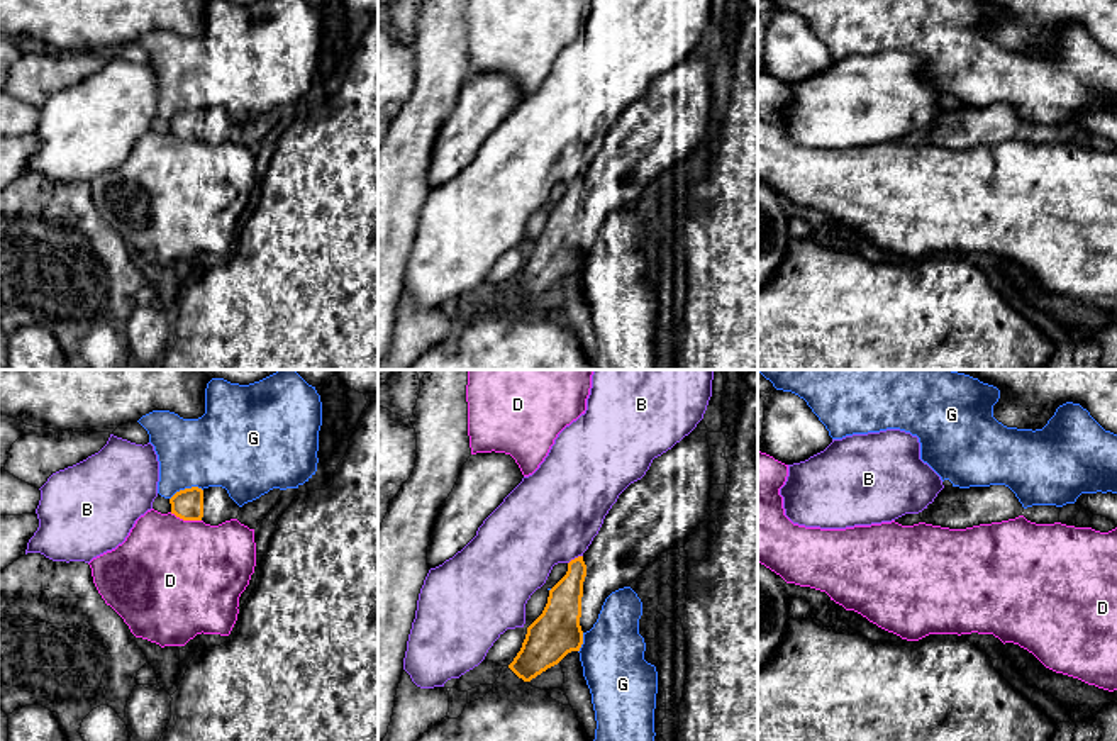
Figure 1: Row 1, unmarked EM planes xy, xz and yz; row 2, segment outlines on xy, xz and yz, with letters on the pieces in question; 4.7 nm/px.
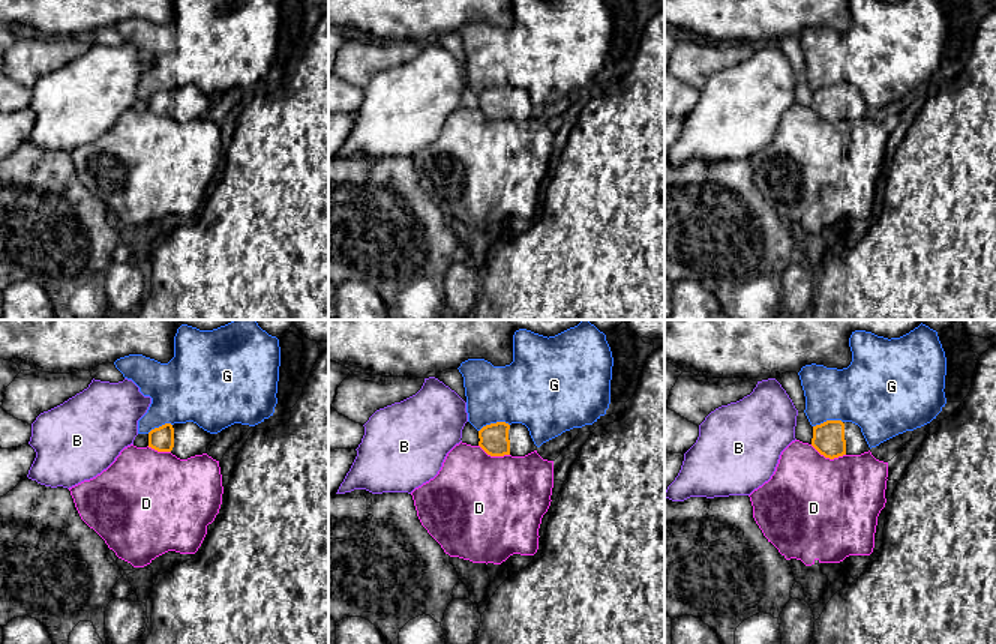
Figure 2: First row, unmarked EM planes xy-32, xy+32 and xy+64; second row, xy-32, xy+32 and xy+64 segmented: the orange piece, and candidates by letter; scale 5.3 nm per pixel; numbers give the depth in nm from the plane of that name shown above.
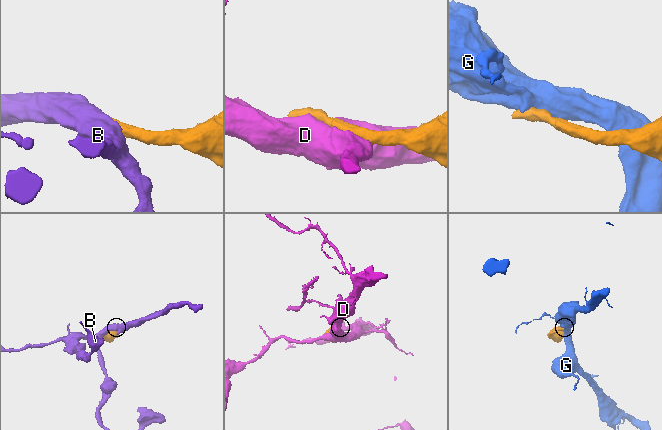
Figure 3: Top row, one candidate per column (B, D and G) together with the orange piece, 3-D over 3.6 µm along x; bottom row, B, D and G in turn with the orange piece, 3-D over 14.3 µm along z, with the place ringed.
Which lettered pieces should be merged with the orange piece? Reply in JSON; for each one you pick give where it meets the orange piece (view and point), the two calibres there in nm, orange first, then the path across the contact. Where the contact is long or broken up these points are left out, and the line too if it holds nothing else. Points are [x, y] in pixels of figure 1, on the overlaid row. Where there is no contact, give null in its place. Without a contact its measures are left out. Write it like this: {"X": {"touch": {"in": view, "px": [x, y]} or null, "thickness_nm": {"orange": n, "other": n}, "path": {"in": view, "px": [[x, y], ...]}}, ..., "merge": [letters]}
{"merge": []}

